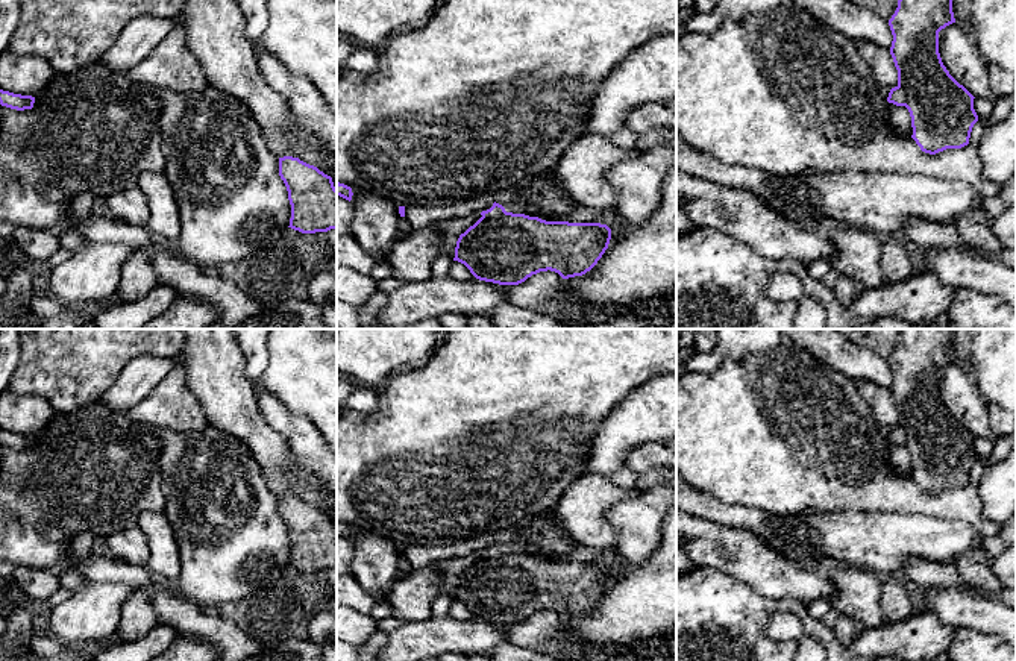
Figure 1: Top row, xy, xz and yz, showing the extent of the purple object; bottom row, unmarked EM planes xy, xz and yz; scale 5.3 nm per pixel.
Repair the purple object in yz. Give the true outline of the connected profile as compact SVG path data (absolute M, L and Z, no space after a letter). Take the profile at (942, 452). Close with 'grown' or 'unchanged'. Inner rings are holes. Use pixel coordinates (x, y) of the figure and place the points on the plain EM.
M902 329L889 359L898 424L887 441L908 449L911 478L930 494L967 485L978 461L975 437L949 414L939 393L939 371L955 362L952 340L954 329Z; unchanged

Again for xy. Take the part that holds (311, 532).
M279 497L279 515L291 544L290 565L302 573L337 569L337 528L332 517L299 497Z; unchanged

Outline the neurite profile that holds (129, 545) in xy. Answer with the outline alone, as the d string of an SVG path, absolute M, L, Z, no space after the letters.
M138 526L115 532L106 538L111 556L133 565L146 565L150 556L147 538Z

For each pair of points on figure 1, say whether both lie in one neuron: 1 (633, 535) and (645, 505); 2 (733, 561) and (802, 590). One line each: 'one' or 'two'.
1: one
2: one

